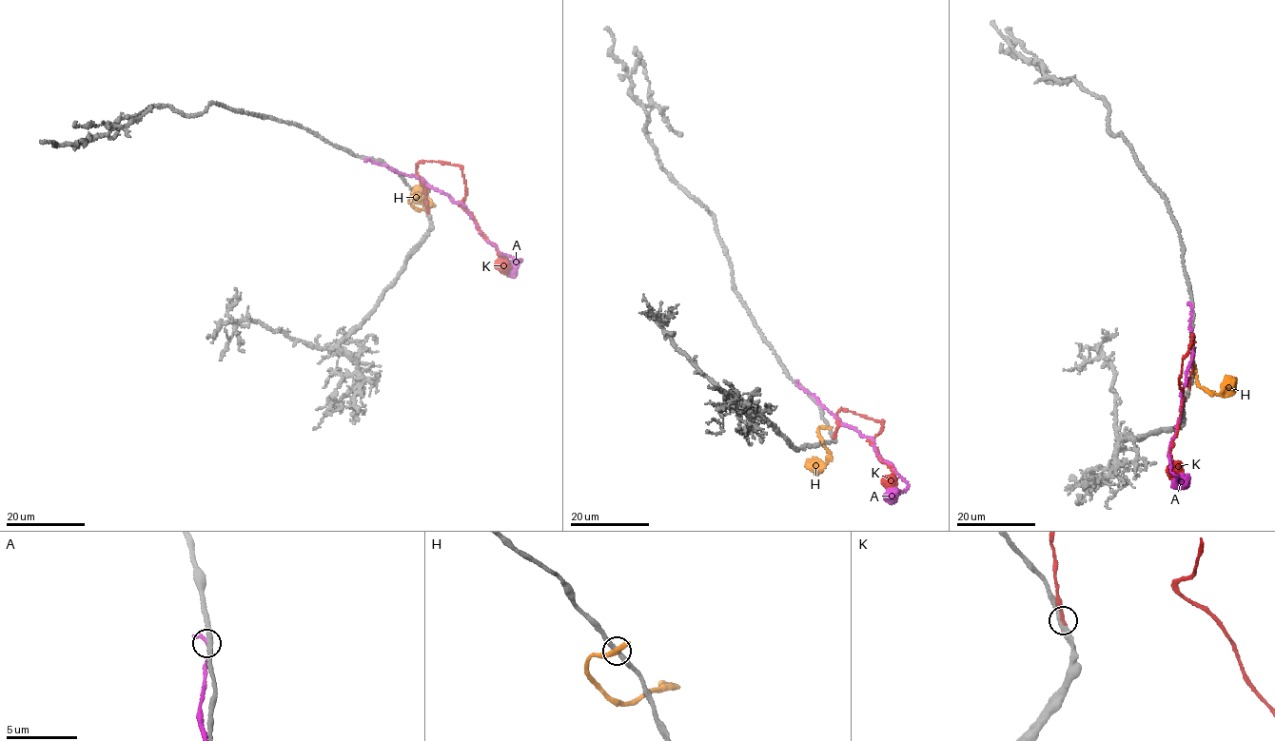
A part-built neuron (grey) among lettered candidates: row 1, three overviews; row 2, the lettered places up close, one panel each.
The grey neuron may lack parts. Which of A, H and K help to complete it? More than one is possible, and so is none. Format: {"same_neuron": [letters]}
{"same_neuron": ["K"]}

